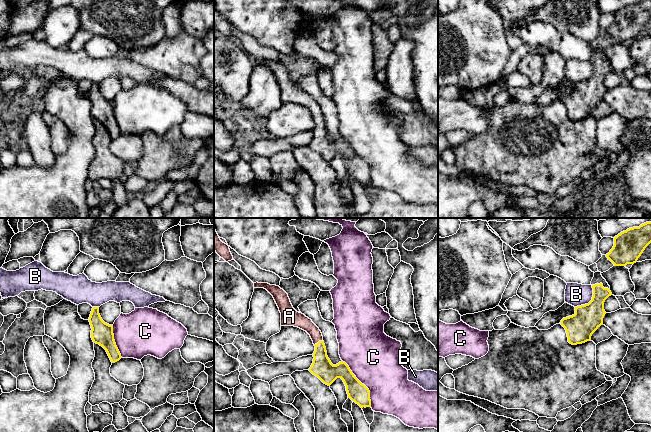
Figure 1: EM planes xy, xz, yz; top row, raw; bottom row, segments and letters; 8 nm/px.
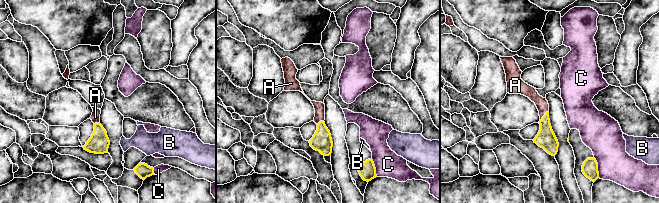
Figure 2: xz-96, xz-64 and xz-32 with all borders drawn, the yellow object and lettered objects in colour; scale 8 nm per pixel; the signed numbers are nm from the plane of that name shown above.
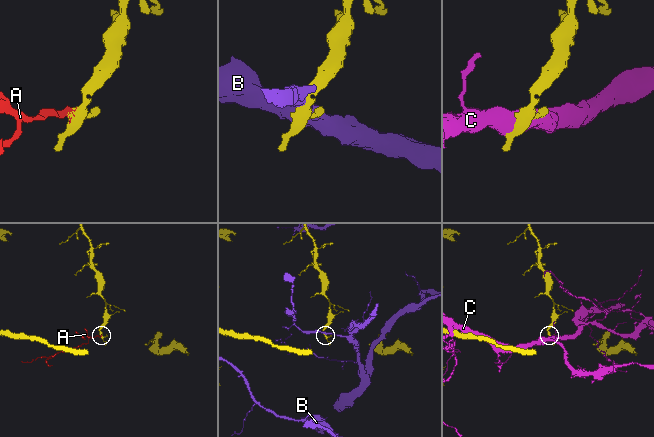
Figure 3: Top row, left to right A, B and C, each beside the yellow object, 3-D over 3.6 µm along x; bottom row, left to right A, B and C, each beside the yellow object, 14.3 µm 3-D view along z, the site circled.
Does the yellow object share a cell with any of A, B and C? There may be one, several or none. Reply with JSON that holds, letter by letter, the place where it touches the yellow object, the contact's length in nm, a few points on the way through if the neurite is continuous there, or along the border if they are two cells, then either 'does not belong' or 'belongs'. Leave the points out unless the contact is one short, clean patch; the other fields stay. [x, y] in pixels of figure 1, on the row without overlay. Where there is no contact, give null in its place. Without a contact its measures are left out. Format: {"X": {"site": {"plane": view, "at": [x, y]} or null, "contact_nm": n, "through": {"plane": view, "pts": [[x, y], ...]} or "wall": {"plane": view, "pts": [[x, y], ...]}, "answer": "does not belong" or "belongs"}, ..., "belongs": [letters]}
{"A": {"site": {"plane": "xz", "at": [319, 117]}, "contact_nm": 80, "through": {"plane": "xz", "pts": [[321, 143], [319, 117], [316, 111], [297, 95]]}, "answer": "belongs"}, "B": {"site": {"plane": "yz", "at": [591, 76]}, "contact_nm": 240, "wall": {"plane": "yz", "pts": [[592, 61], [592, 74], [587, 79], [575, 83]]}, "answer": "does not belong"}, "C": {"site": {"plane": "xy", "at": [114, 117]}, "contact_nm": 260, "answer": "does not belong"}, "belongs": ["A"]}

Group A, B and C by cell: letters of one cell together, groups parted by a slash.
A / B / C

